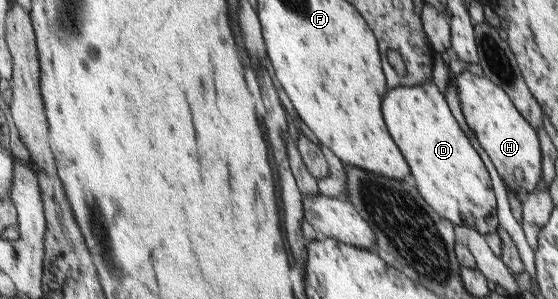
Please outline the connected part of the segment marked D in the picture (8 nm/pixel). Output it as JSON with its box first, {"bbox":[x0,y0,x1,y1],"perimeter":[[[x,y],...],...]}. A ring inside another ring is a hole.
{"bbox":[382,80,499,237],"perimeter":[[[433,80],[426,84],[390,88],[382,102],[382,110],[390,135],[397,142],[401,152],[405,154],[406,161],[409,162],[412,175],[417,182],[418,191],[430,207],[454,225],[468,226],[468,228],[478,230],[484,237],[490,232],[499,231],[498,202],[496,202],[490,172],[486,164],[482,162],[478,150],[472,146],[470,138],[460,128],[444,94],[438,90]]]}

